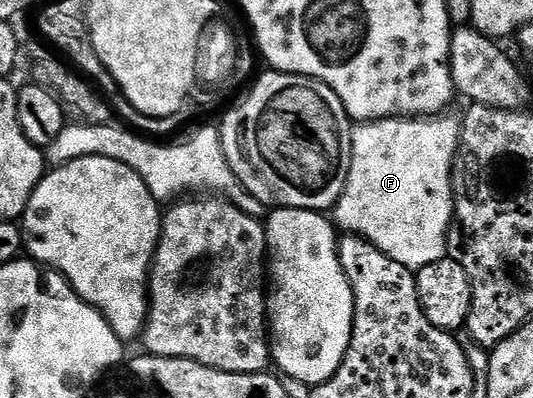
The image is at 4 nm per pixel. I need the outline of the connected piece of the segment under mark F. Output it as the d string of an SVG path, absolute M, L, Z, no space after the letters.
M448 117L378 119L357 126L352 132L352 164L348 180L334 208L334 219L345 232L359 235L374 244L386 257L419 269L445 258L448 251L448 226L454 223L452 164L460 145L460 123Z

